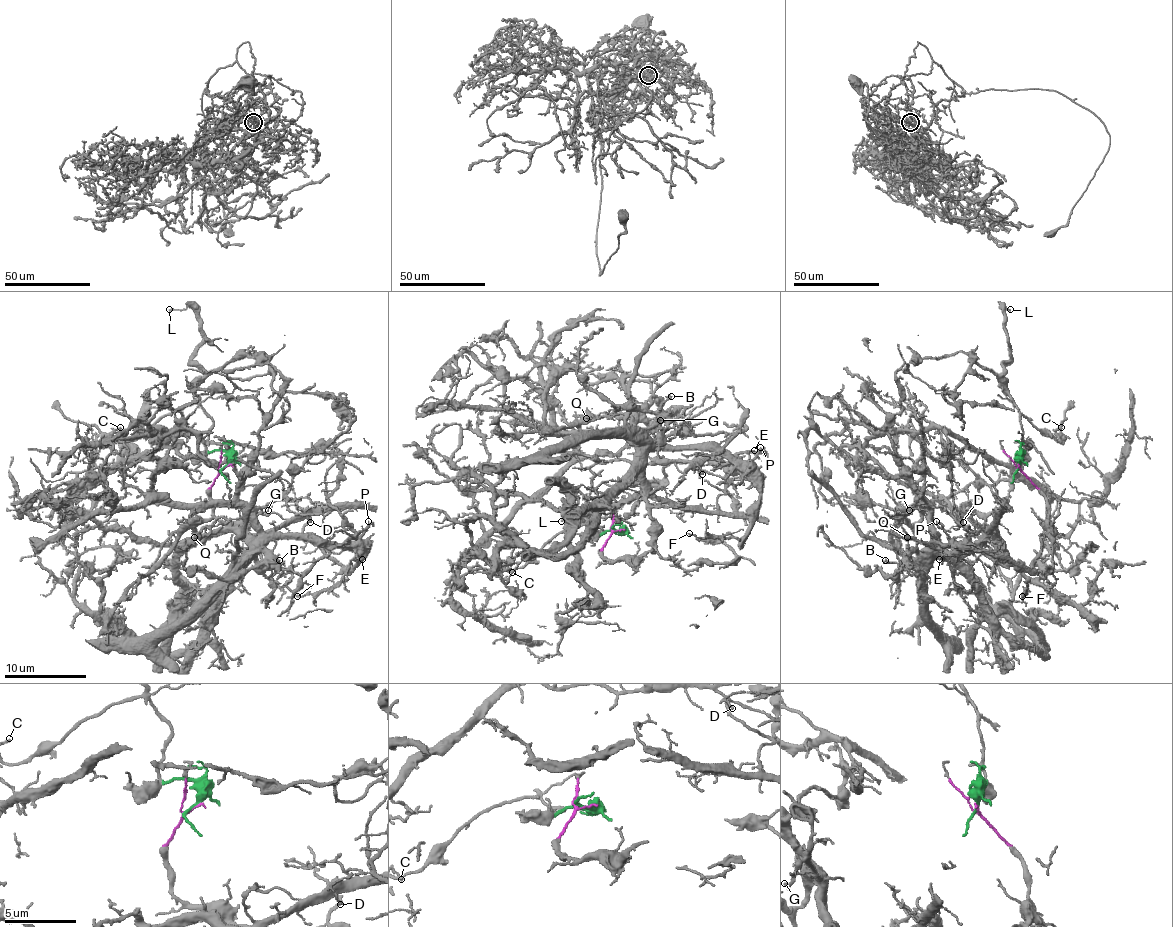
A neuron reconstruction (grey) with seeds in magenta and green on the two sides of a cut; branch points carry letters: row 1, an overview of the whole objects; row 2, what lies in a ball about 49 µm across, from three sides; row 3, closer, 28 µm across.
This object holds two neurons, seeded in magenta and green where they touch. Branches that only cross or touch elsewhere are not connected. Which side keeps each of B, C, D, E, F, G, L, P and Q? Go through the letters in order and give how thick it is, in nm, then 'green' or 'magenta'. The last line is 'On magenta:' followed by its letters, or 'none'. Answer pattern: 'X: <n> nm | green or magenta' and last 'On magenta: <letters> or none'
B: 200 nm | magenta
C: 140 nm | green
D: 140 nm | magenta
E: 100 nm | magenta
F: 150 nm | magenta
G: 90 nm | magenta
L: 120 nm | green
P: 130 nm | magenta
Q: 160 nm | magenta
On magenta: B, D, E, F, G, P, Q

